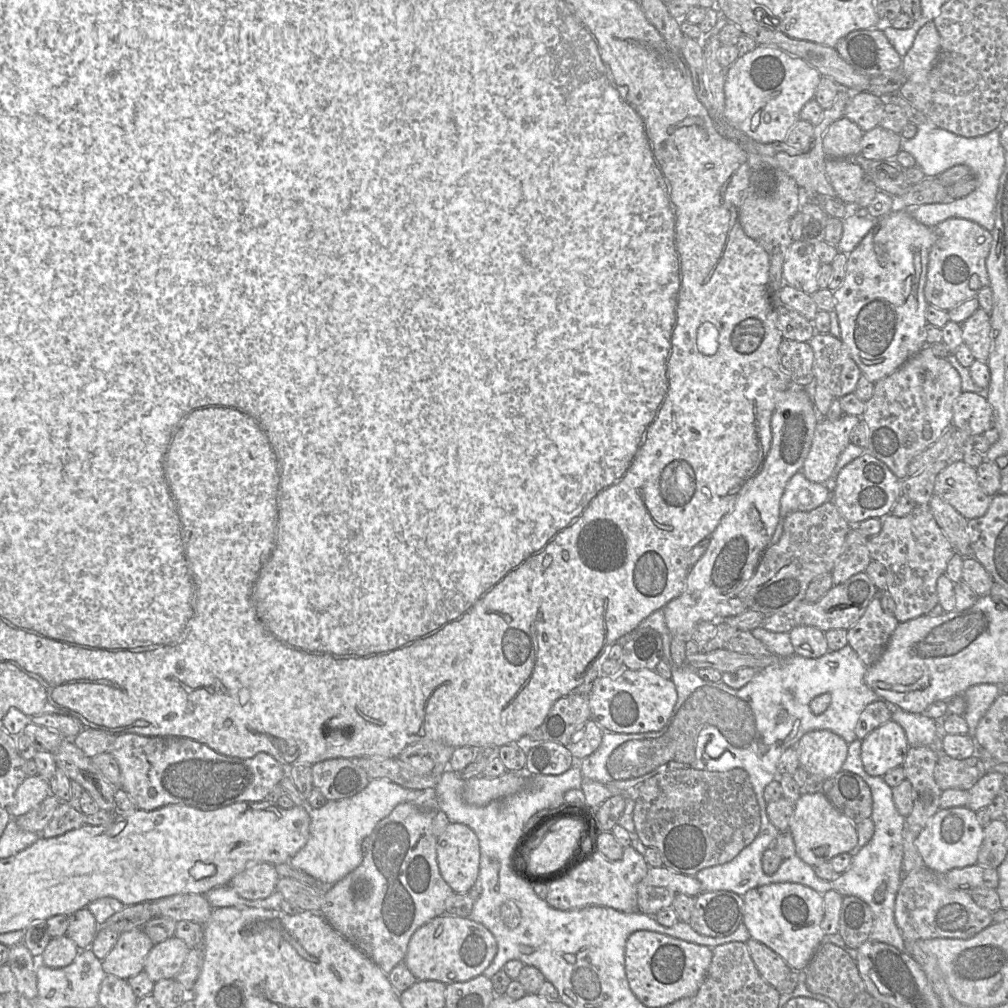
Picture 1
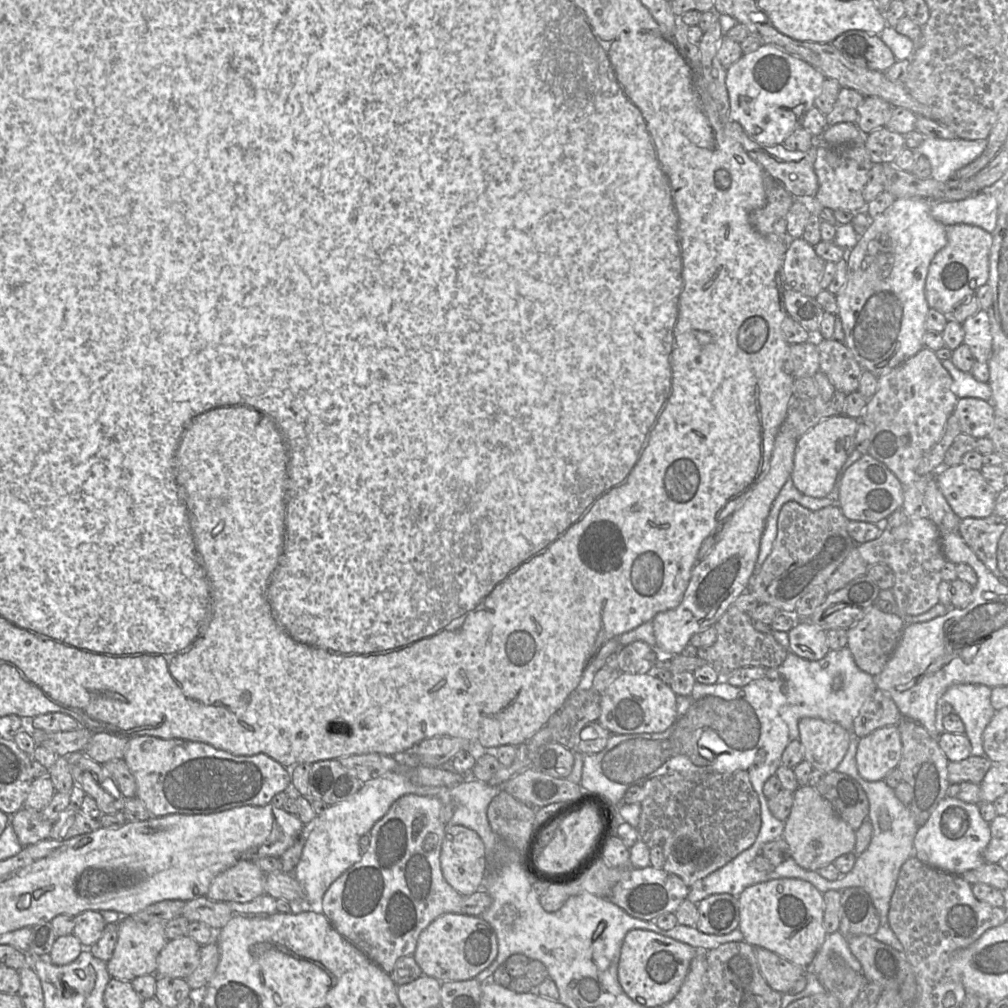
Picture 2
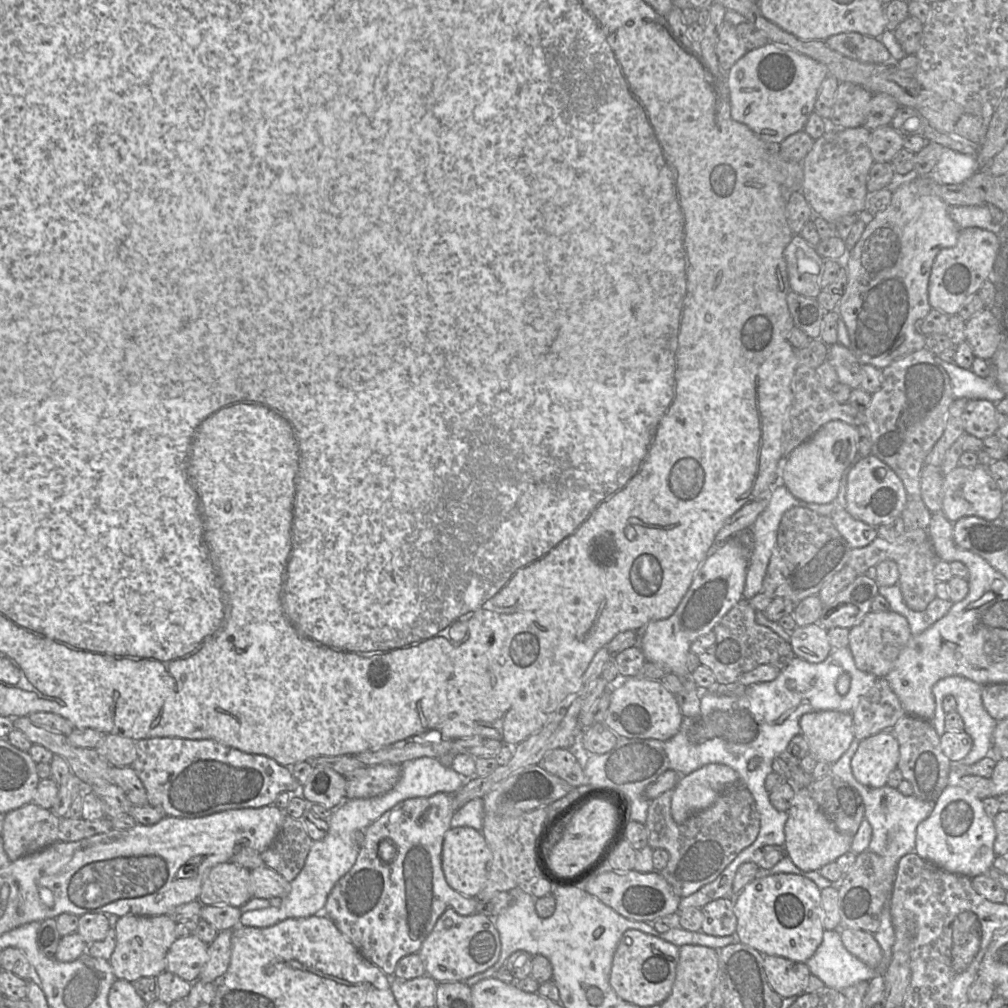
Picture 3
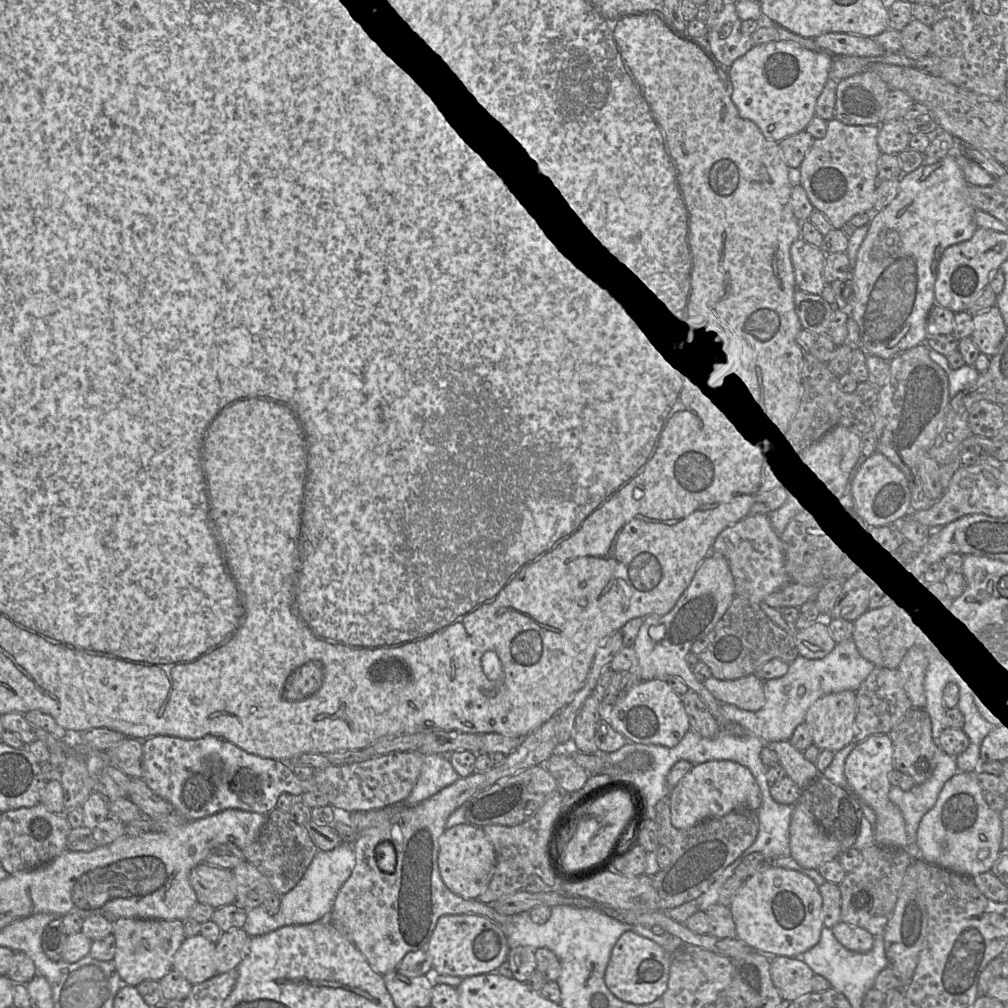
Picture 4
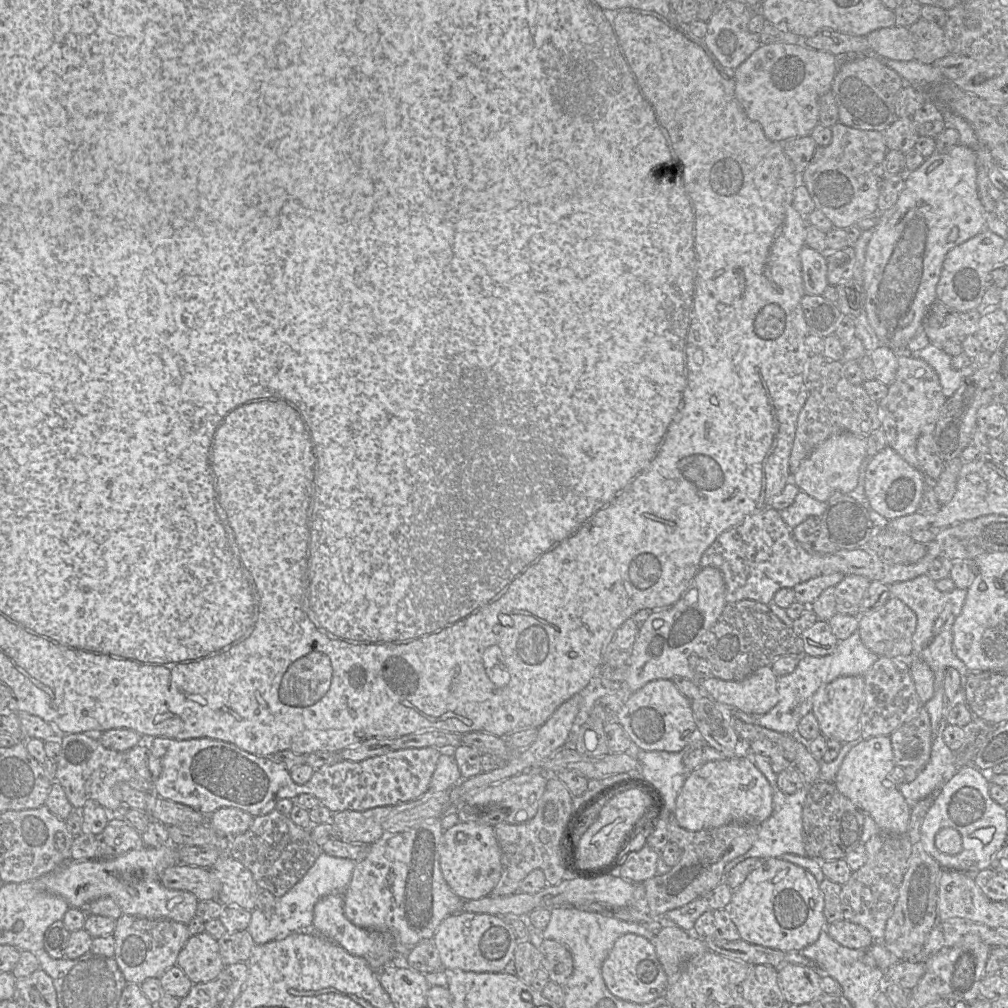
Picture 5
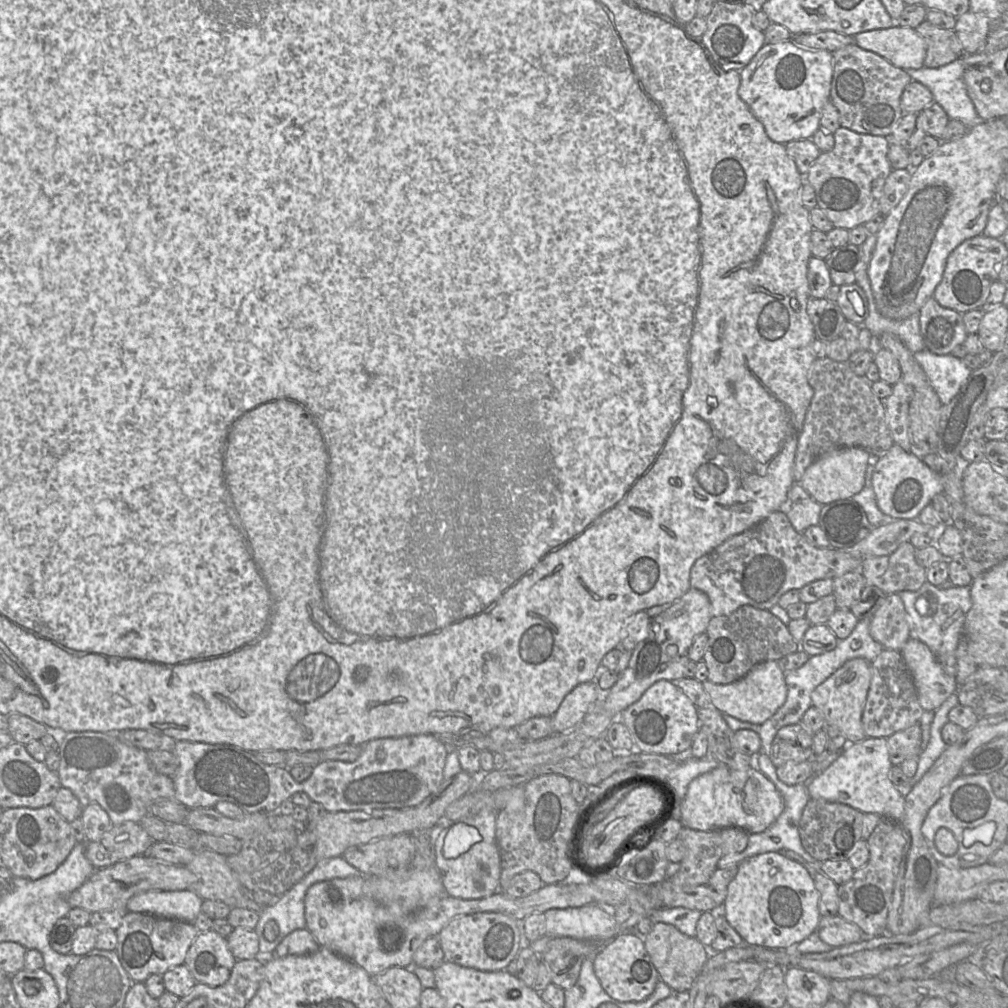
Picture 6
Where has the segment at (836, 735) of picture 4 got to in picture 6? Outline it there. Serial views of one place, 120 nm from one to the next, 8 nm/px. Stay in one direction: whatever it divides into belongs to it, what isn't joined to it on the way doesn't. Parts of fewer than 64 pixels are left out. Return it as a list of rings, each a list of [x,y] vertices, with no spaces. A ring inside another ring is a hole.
[[[863,658],[846,661],[811,693],[812,706],[824,715],[826,725],[837,727],[847,743],[857,743],[866,738],[862,726],[862,713],[871,682],[871,662]]]

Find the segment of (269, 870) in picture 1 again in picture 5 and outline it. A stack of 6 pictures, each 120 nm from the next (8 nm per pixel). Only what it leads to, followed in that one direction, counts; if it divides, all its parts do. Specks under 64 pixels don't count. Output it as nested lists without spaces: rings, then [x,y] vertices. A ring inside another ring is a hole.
[[[188,864],[166,868],[160,879],[166,888],[189,891],[199,901],[216,900],[221,888],[220,880],[211,869]]]

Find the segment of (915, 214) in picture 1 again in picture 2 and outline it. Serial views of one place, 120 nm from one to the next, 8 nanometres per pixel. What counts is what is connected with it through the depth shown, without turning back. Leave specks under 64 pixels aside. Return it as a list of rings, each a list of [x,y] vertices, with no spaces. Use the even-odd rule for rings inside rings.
[[[925,137],[924,141],[913,151],[929,159],[931,178],[938,182],[945,182],[953,178],[958,169],[979,157],[986,146],[987,139]],[[977,192],[956,201],[929,200],[932,217],[945,226],[969,224],[993,232],[998,217],[998,202],[995,194]]]

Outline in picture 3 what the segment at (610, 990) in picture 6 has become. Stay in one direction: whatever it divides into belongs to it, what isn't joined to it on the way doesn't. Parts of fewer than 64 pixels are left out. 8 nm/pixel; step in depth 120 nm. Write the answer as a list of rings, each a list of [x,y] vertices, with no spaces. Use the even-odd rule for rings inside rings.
[[[626,930],[614,953],[610,985],[623,1000],[639,1007],[661,1004],[671,993],[679,947],[639,930]]]

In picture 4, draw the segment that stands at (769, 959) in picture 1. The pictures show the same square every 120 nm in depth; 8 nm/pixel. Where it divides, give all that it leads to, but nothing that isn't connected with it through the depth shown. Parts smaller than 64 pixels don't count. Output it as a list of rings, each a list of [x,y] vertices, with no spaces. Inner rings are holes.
[[[770,956],[770,976],[782,1000],[792,1002],[813,992],[814,972],[800,958]]]

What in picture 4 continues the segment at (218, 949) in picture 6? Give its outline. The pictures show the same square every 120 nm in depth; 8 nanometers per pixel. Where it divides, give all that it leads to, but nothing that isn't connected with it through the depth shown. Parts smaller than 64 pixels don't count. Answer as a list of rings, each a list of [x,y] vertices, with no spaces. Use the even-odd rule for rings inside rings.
[[[202,935],[186,938],[173,960],[173,970],[180,972],[191,984],[200,984],[218,974],[216,967],[216,943]]]

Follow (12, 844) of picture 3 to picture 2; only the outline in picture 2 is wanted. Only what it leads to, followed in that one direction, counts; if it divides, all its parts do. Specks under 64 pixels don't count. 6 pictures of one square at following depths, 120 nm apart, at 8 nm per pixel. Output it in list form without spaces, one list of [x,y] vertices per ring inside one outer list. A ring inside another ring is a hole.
[[[22,807],[10,816],[10,824],[23,847],[50,838],[54,822],[45,820],[40,812],[32,808]]]

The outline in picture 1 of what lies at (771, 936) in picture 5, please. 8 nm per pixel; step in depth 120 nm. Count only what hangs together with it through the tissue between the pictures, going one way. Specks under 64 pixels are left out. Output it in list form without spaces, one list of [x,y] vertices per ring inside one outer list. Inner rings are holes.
[[[775,883],[748,890],[743,896],[743,923],[750,937],[777,953],[793,971],[804,971],[813,954],[824,942],[821,922],[823,895],[797,883]]]

